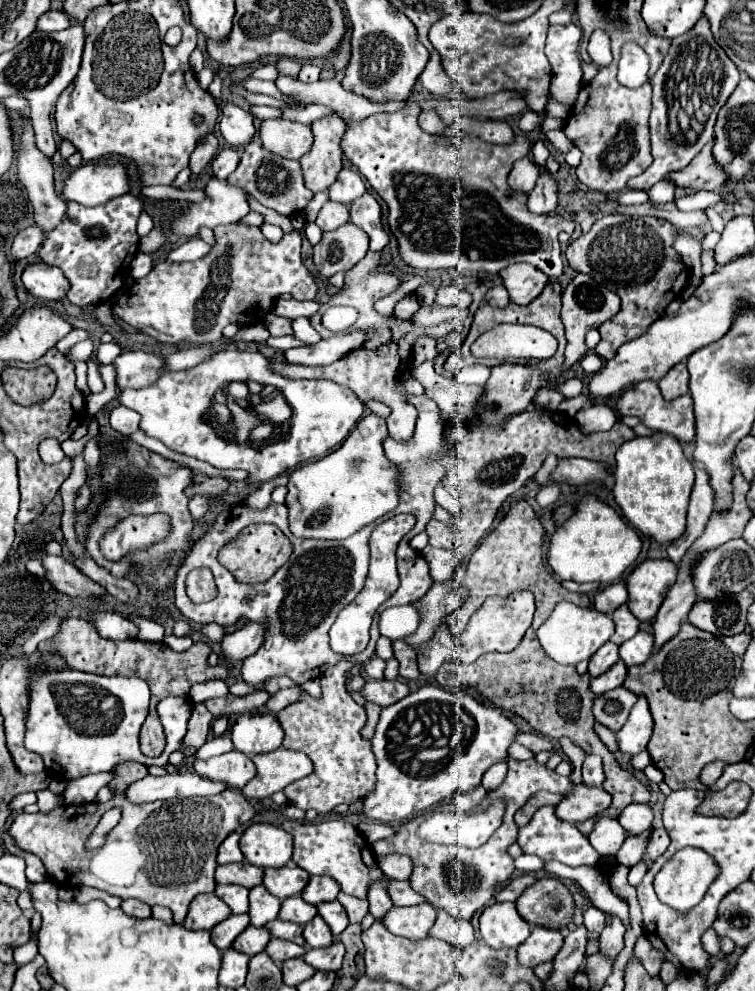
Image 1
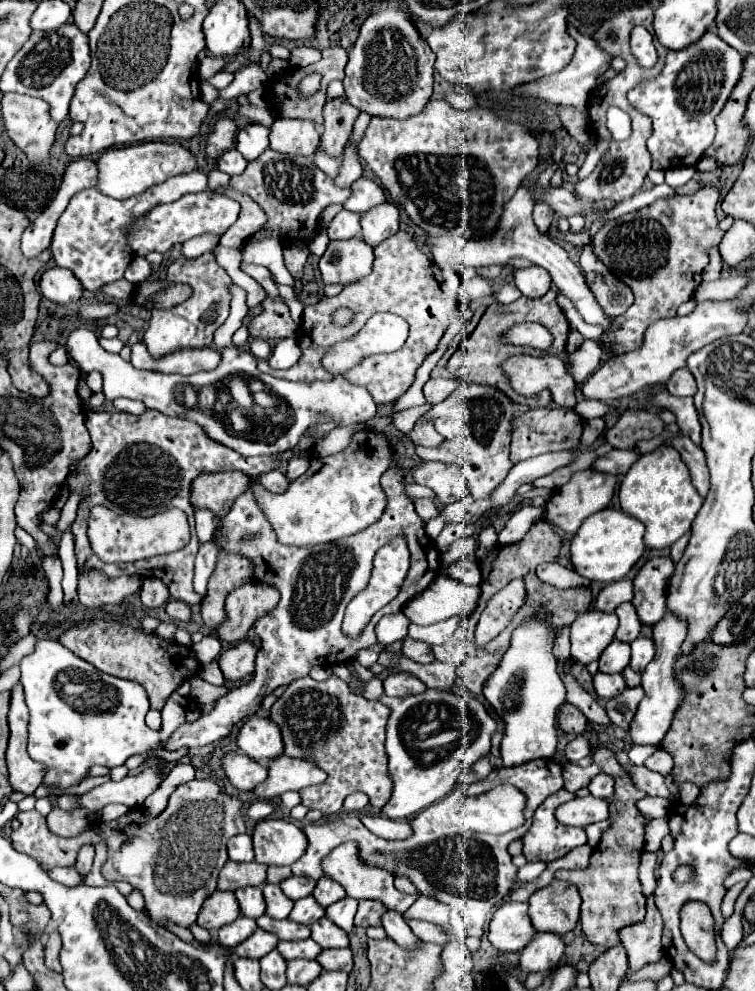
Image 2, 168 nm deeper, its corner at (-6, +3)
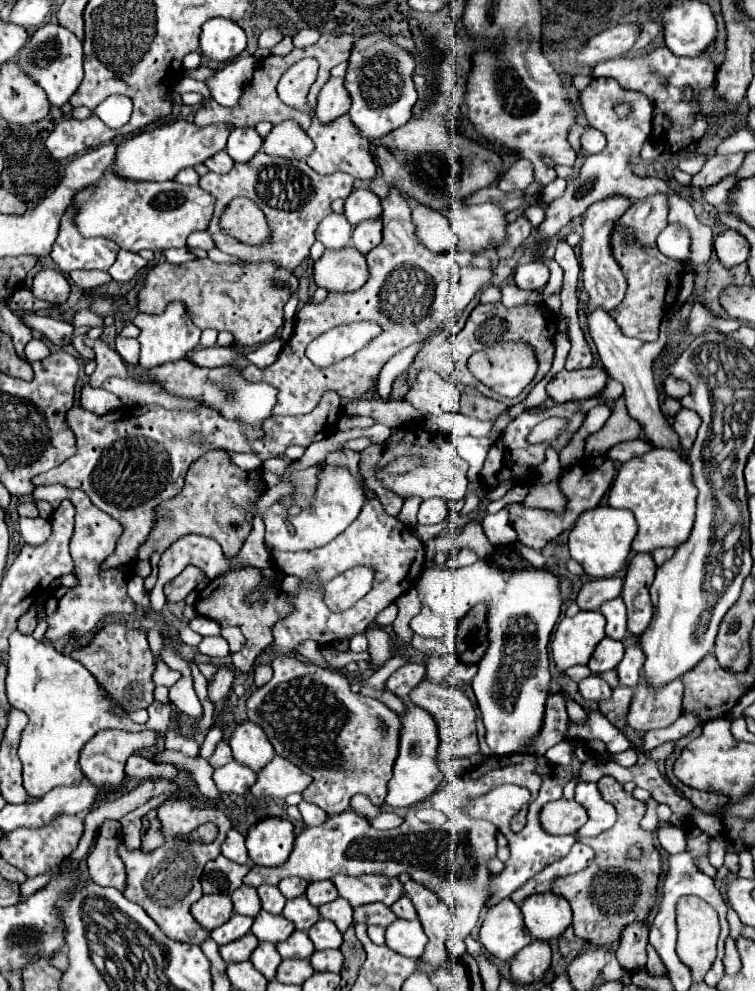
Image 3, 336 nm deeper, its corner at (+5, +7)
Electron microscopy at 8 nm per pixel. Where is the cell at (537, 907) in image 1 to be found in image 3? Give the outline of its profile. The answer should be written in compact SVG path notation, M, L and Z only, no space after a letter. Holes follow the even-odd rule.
M534 893L522 901L524 925L534 939L550 941L560 937L572 923L572 909L558 893Z

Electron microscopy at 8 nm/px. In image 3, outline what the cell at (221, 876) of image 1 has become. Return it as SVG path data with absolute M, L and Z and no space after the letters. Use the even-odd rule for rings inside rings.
M220 855L206 863L202 873L202 891L230 895L234 889L242 885L242 879L246 877L248 869L250 869L250 863L238 865L228 861L224 855Z

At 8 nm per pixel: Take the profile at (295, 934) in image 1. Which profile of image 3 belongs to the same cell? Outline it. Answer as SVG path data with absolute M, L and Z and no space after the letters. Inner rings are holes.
M260 911L254 917L252 933L258 937L258 941L278 943L278 941L288 939L290 933L294 933L294 925L286 917L282 917L282 915L272 915L272 913Z

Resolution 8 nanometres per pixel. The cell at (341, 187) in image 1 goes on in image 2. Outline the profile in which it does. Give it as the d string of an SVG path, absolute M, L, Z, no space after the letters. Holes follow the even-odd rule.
M367 177L357 179L357 181L351 185L351 189L353 189L353 193L351 193L349 201L343 203L343 207L349 209L349 211L353 211L353 213L363 215L363 213L367 213L369 209L373 209L373 207L377 207L377 205L381 205L381 203L387 201L383 189L381 189L375 181L367 179Z

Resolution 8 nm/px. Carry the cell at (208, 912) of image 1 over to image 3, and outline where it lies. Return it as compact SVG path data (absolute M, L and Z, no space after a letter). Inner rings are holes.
M224 893L214 895L202 895L192 905L192 917L204 927L204 929L216 929L224 925L232 915L232 901Z

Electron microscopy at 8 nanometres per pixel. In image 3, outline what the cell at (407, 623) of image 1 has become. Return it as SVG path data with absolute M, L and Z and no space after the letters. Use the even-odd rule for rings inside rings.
M478 561L468 567L460 569L442 569L442 567L428 567L424 569L418 581L418 597L422 605L428 605L434 613L448 617L448 619L462 619L472 605L484 601L490 607L488 613L488 641L490 647L486 657L478 663L478 673L472 679L472 689L478 699L478 707L482 711L482 721L486 725L486 743L494 755L511 755L520 753L524 746L529 746L532 737L536 737L542 729L546 699L550 695L550 671L548 671L548 639L552 627L560 617L560 591L558 579L550 571L516 571L504 573L492 567L486 561Z

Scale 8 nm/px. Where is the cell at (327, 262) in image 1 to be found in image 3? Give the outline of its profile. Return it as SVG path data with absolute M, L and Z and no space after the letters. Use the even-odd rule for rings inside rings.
M350 245L344 249L326 249L324 255L314 261L314 281L320 287L326 287L328 291L356 291L360 289L368 279L368 265L364 255L358 249L352 249Z

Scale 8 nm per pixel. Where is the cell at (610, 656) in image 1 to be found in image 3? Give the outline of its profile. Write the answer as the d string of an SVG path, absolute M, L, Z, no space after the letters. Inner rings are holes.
M604 637L600 641L600 645L594 649L594 653L588 661L588 667L592 673L604 673L604 671L616 669L616 665L622 661L622 657L624 657L624 645L616 639Z

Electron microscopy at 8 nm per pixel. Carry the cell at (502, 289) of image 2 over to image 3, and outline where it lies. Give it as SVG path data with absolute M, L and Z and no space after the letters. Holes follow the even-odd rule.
M516 285L502 287L502 303L506 307L516 307L516 305L522 305L526 301L542 301L542 297L536 291L522 291Z

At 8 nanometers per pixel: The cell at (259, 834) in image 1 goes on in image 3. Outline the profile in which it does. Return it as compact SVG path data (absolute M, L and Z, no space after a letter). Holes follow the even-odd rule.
M266 817L254 823L246 835L246 849L256 865L282 865L294 843L294 825L288 819Z

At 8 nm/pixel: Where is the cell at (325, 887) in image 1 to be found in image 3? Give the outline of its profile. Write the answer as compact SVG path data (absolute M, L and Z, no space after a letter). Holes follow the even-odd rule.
M312 881L306 889L306 897L314 907L320 907L324 903L334 901L338 897L338 891L332 881Z

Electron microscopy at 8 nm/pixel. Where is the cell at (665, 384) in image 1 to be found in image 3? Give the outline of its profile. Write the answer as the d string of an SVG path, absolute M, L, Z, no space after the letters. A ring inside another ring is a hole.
M668 375L668 377L664 379L664 391L666 391L668 397L680 399L680 397L684 397L684 395L690 393L690 385L688 385L686 381L682 381L682 379L676 379L676 377Z

